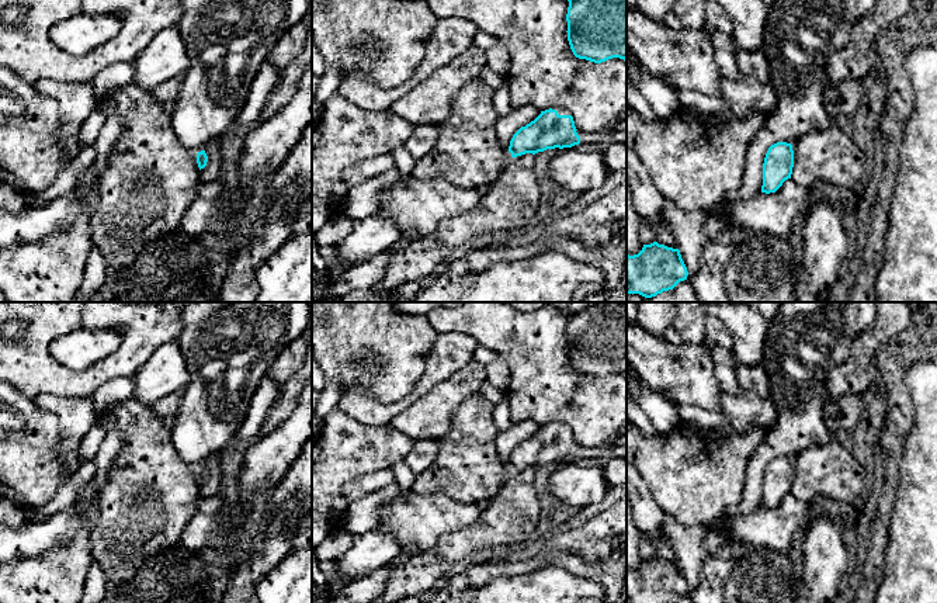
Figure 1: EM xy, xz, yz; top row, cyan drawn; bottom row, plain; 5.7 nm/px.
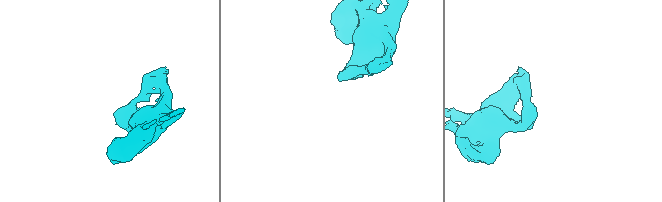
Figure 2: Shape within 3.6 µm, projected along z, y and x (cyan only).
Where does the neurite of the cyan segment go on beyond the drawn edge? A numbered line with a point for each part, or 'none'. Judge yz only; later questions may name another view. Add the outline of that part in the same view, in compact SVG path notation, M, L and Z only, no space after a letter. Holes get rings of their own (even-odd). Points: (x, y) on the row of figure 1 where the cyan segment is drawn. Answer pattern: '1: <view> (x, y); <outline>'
none

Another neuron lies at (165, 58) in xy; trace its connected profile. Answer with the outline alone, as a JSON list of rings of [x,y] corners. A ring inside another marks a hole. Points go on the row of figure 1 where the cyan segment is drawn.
[[[177,27],[159,31],[132,65],[133,83],[149,93],[170,79],[183,77],[190,60]]]

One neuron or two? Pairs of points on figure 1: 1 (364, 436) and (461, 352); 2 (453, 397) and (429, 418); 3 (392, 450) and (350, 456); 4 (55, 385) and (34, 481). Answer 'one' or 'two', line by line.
1: two
2: one
3: one
4: two

